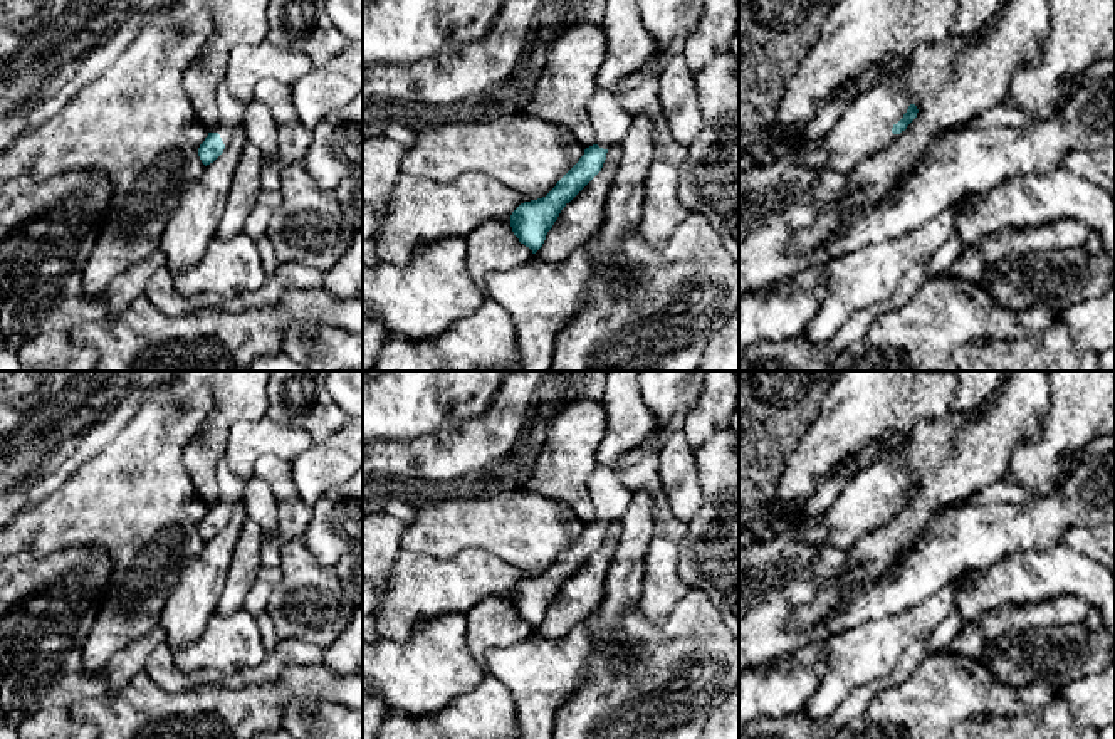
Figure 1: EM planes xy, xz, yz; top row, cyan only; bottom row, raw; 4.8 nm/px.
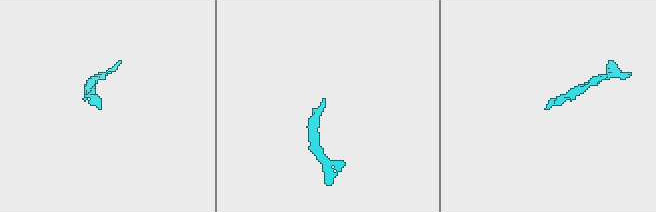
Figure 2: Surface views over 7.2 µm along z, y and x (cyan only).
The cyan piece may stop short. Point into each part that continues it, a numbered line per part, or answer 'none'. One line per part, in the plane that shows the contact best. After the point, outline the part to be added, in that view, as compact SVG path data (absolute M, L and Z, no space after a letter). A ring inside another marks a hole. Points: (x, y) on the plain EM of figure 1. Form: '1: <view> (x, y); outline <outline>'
1: yz (863, 506); outline M885 462L851 474L843 494L823 514L828 526L826 544L851 549L861 537L878 529L908 482L907 469L895 469Z

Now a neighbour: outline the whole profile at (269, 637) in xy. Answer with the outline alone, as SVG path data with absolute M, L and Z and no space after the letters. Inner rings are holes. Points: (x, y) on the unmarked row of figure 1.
M262 615L259 616L257 625L259 625L260 638L262 638L265 650L267 652L275 650L280 638L272 625L272 620L267 615Z

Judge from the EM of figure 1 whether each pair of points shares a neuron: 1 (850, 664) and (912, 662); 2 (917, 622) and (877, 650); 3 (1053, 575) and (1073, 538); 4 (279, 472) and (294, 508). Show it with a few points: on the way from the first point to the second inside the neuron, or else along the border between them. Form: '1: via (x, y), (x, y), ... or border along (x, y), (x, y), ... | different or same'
1: border along (926, 640), (914, 640), (884, 676), (863, 684) | different
2: via (907, 625), (887, 640) | same
3: border along (1062, 543), (1085, 551), (1097, 561) | different
4: via (281, 481), (289, 499) | same

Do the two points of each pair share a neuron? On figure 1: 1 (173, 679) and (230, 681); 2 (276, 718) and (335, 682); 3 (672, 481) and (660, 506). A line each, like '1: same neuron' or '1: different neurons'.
1: same neuron
2: same neuron
3: different neurons

